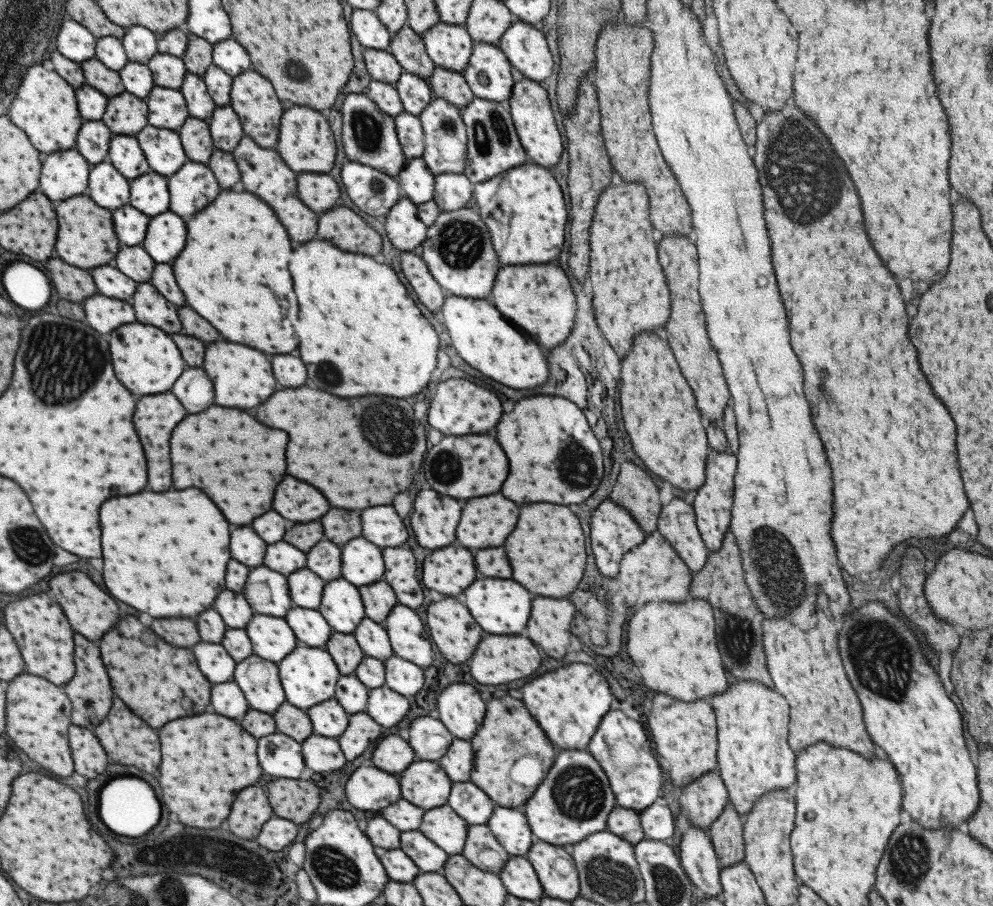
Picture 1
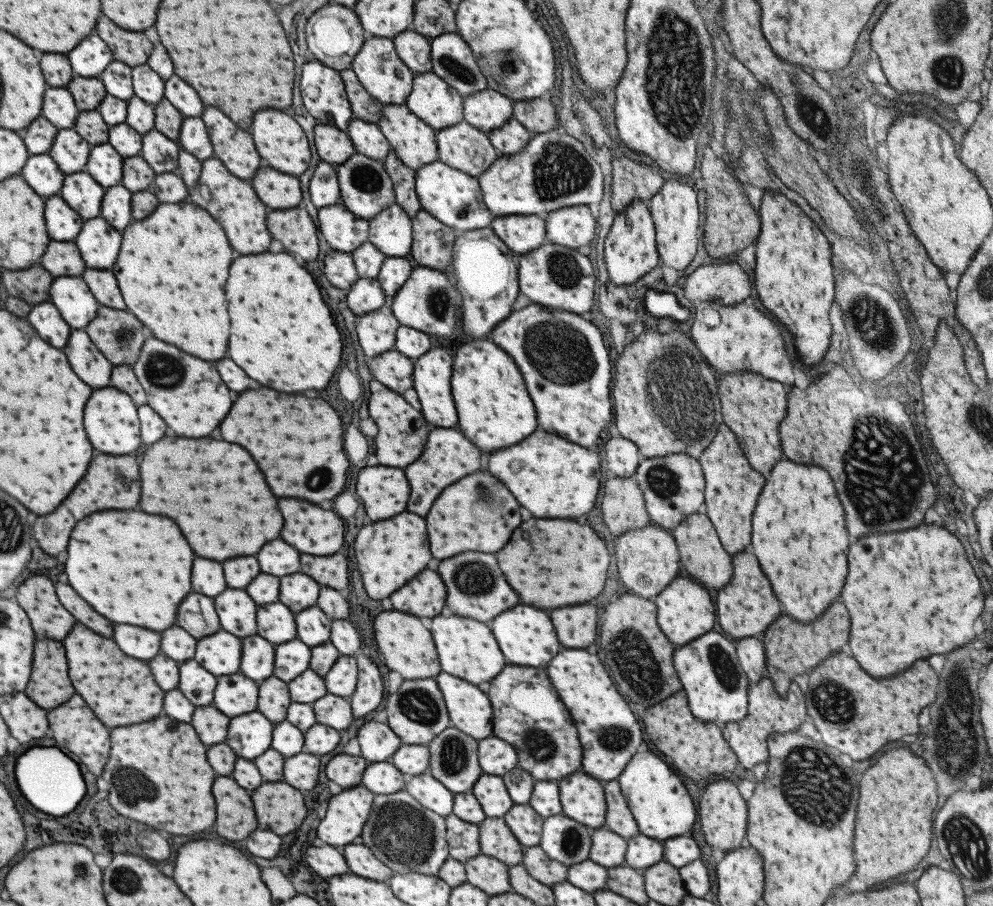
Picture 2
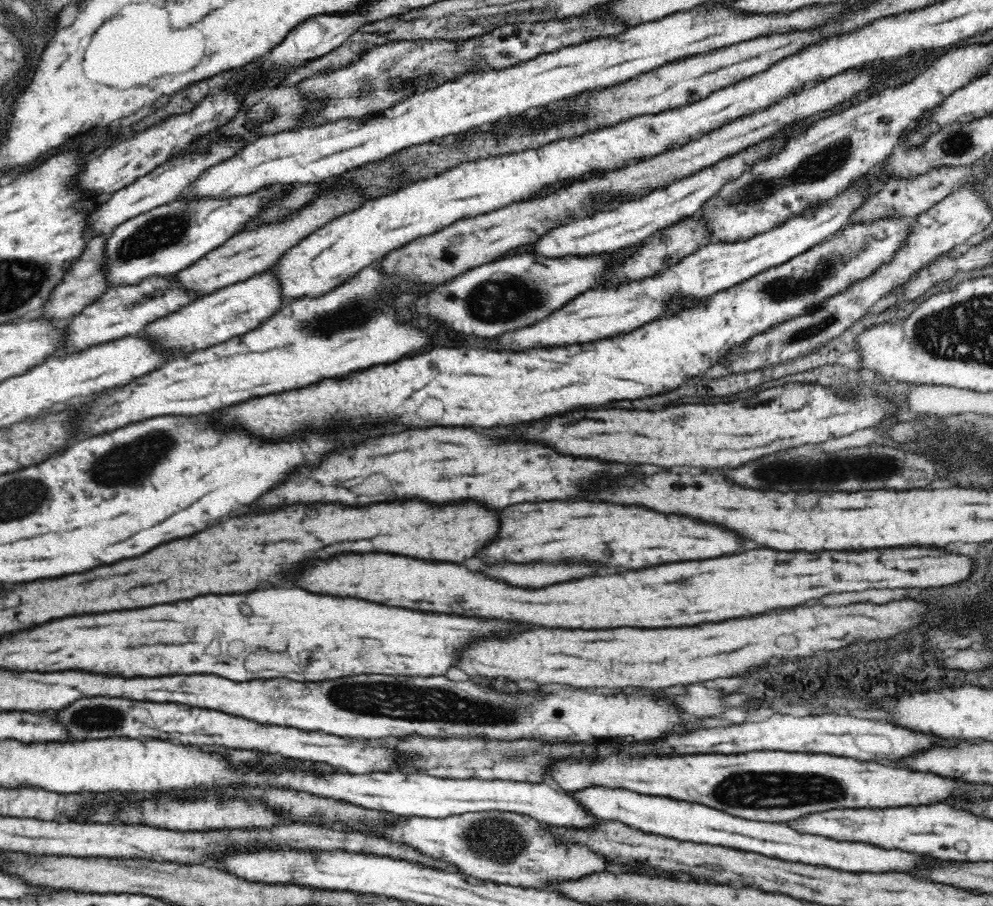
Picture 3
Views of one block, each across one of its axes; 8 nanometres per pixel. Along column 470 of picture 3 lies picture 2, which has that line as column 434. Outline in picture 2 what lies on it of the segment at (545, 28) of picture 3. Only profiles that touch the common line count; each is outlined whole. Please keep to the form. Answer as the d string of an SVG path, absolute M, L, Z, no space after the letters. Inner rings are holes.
M445 33L430 39L431 72L454 88L462 98L475 91L487 89L486 78L480 68L475 66L475 59L465 41L455 33Z

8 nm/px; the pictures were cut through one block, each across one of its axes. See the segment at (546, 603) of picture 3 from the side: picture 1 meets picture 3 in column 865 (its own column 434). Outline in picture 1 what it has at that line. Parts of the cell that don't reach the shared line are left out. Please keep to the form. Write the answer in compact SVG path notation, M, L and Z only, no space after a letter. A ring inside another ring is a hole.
M453 546L433 550L421 562L421 572L425 588L447 596L463 592L475 580L475 566L471 554L465 548Z

